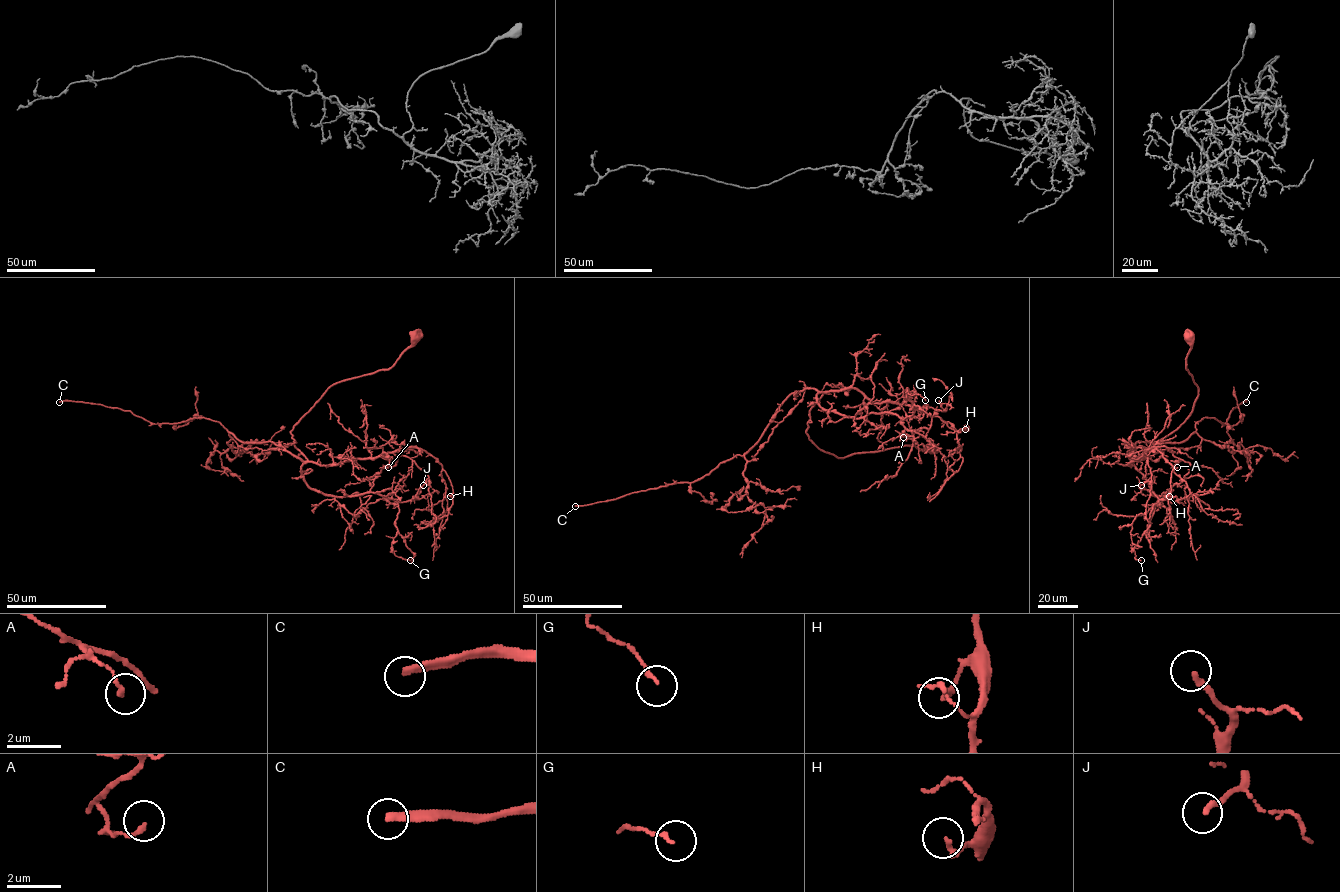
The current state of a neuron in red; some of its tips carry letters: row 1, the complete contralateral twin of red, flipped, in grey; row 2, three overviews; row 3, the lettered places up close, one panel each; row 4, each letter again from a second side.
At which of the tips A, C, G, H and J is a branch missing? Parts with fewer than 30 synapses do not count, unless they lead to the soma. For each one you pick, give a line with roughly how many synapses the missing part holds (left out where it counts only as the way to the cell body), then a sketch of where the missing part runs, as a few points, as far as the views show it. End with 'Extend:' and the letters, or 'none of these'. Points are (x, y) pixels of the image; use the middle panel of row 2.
C: about 150 synapses
J: about 35 synapses
Extend: C, J

